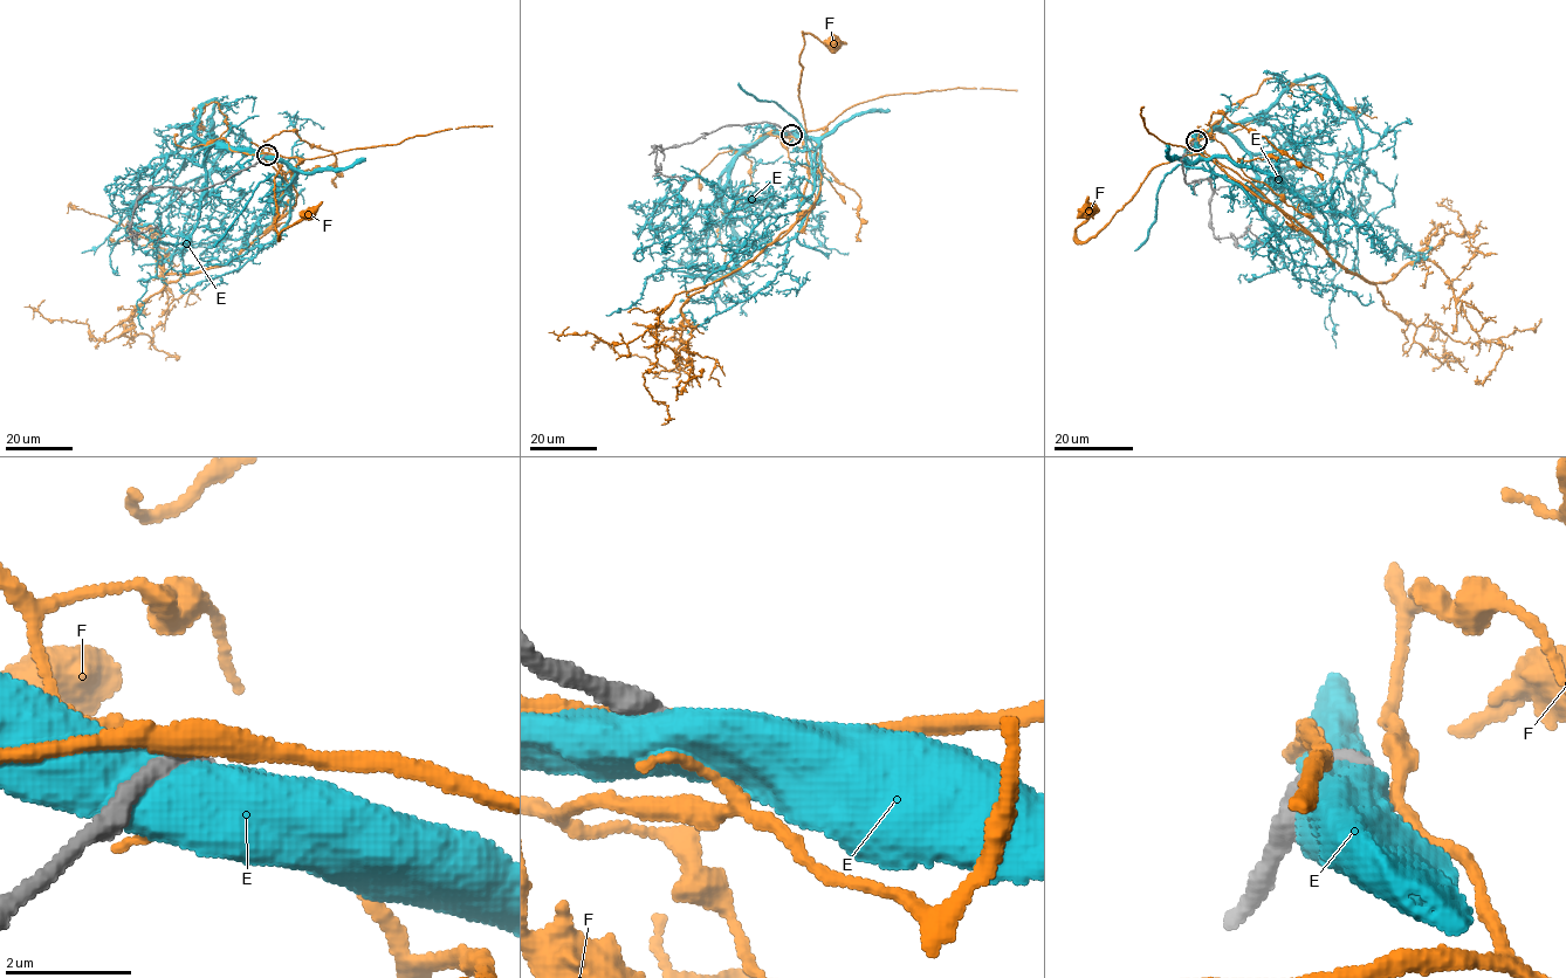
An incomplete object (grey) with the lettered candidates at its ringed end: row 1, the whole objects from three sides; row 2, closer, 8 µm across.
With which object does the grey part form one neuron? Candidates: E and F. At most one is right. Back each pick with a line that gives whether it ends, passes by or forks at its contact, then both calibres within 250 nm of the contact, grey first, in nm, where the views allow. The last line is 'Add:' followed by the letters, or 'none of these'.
Add: none of these

